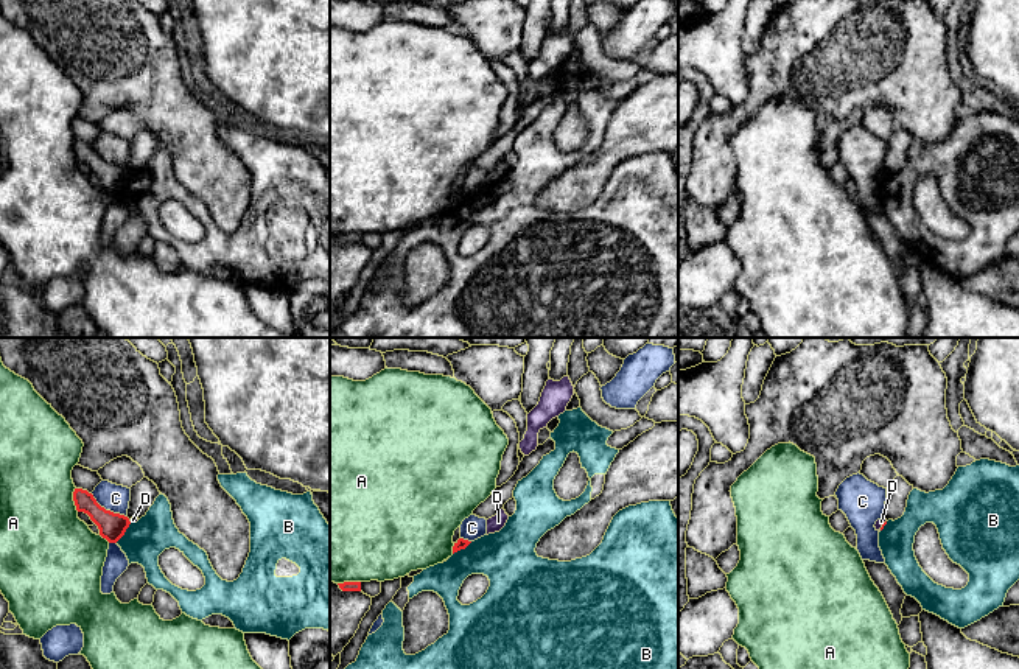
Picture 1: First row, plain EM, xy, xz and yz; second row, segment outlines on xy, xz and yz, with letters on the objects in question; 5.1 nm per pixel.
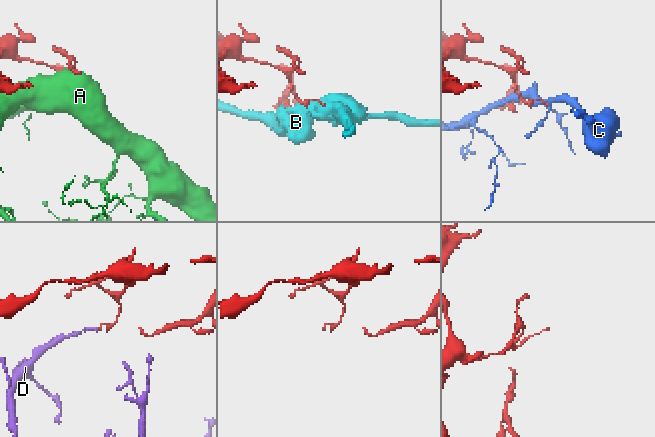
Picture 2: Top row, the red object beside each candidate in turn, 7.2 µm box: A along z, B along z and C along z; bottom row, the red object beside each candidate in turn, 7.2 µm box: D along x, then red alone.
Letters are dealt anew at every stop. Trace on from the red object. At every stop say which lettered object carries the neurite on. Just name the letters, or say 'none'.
none

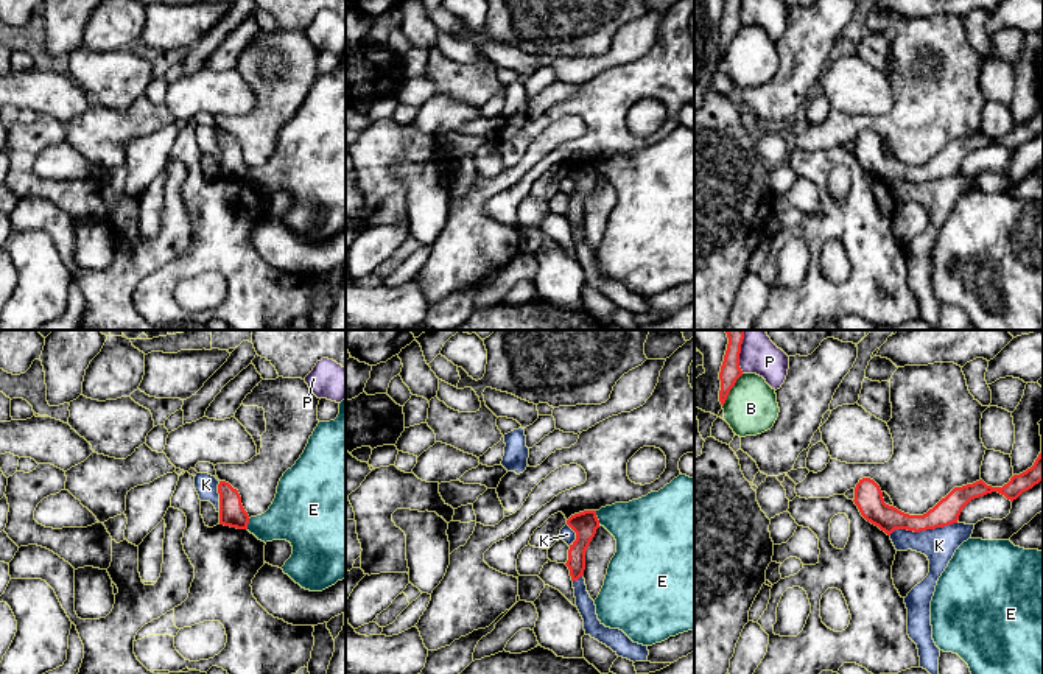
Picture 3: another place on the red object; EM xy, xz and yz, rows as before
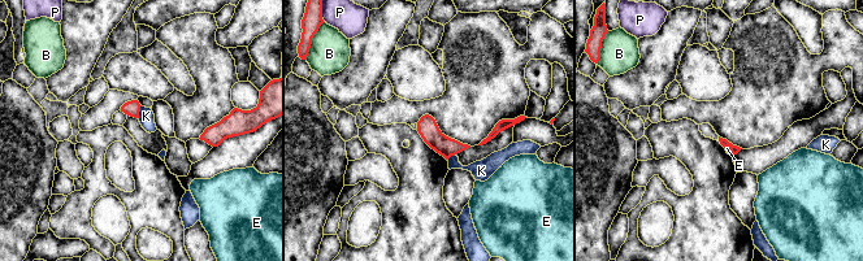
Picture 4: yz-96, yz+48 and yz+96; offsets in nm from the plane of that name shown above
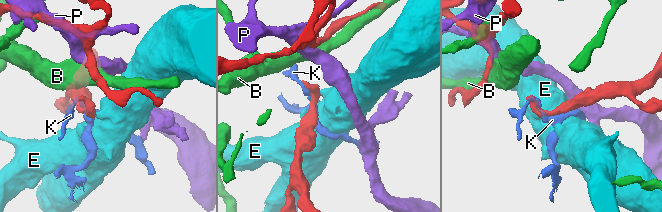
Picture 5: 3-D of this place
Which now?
K

